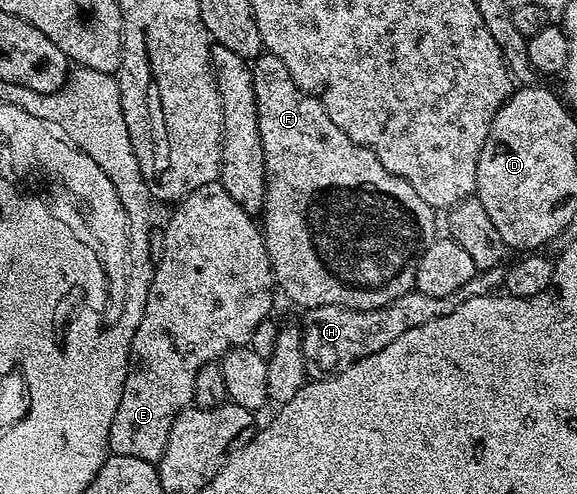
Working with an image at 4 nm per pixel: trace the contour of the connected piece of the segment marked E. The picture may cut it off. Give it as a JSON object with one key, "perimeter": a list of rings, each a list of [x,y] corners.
{"perimeter":[[[220,180],[206,183],[203,187],[198,187],[196,191],[191,191],[183,200],[176,202],[173,214],[169,217],[169,222],[163,225],[165,231],[165,246],[163,255],[156,258],[151,287],[147,291],[147,303],[143,311],[143,319],[133,336],[131,351],[129,352],[129,370],[127,371],[127,383],[123,387],[123,395],[119,399],[119,407],[115,411],[115,419],[111,419],[111,435],[109,436],[110,454],[131,455],[131,459],[143,459],[144,461],[158,462],[161,460],[163,451],[167,447],[167,435],[171,435],[171,427],[175,419],[183,410],[193,405],[193,396],[195,395],[195,377],[199,371],[210,363],[220,362],[223,354],[228,349],[240,349],[248,346],[251,335],[255,335],[255,327],[259,323],[270,320],[273,309],[273,293],[275,294],[275,282],[273,280],[273,268],[271,259],[267,251],[265,234],[262,226],[255,222],[254,214],[243,211],[231,195],[222,187]]]}

